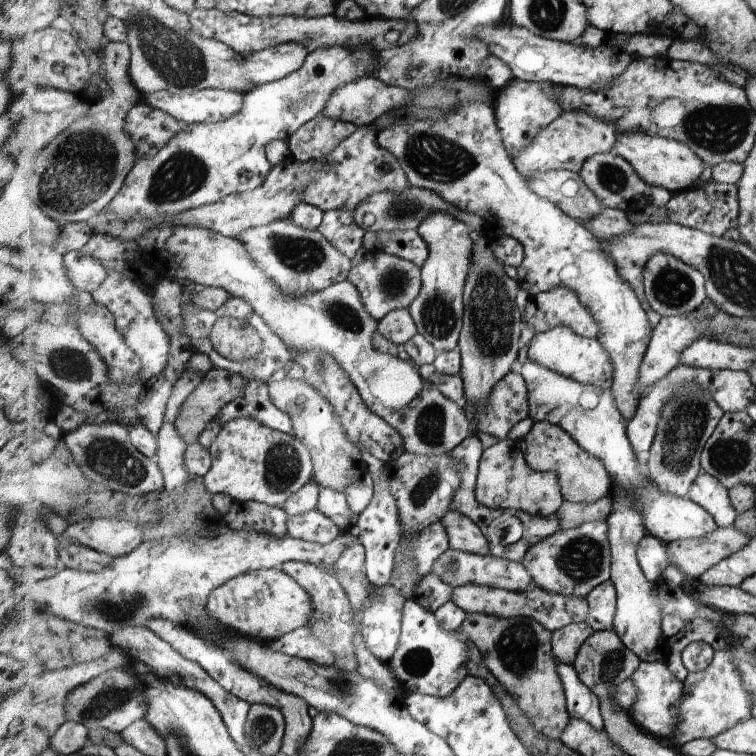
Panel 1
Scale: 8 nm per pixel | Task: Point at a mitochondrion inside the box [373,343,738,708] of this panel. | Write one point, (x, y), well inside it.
(683, 432)

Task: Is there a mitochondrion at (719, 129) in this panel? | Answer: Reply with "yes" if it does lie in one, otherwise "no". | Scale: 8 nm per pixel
yes

